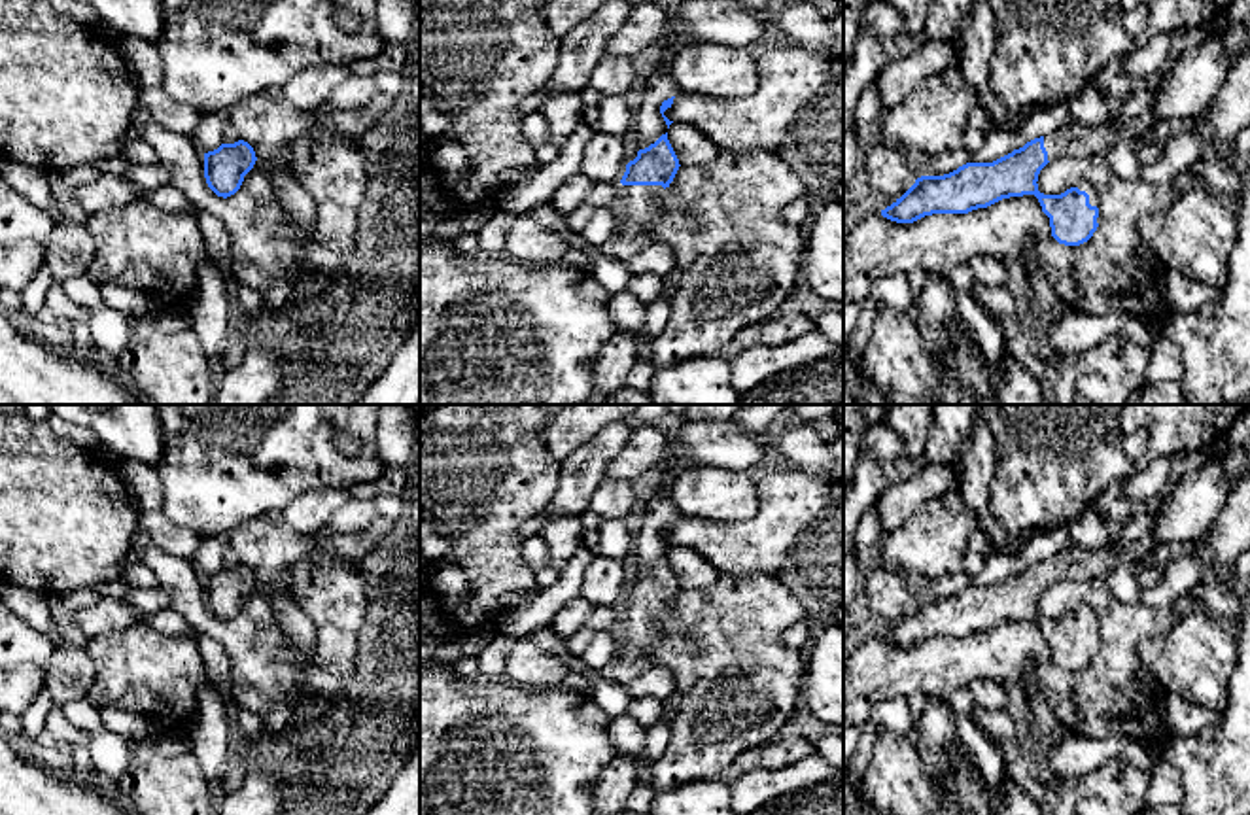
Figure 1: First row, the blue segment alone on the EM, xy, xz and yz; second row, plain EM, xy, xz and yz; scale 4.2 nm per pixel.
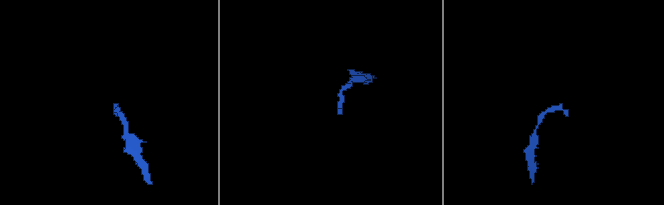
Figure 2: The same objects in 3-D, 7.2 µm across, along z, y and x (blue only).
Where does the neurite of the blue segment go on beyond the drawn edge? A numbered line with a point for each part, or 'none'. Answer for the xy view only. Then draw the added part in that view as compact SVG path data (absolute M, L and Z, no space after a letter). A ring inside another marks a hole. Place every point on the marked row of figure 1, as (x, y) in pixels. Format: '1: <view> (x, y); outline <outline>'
none

